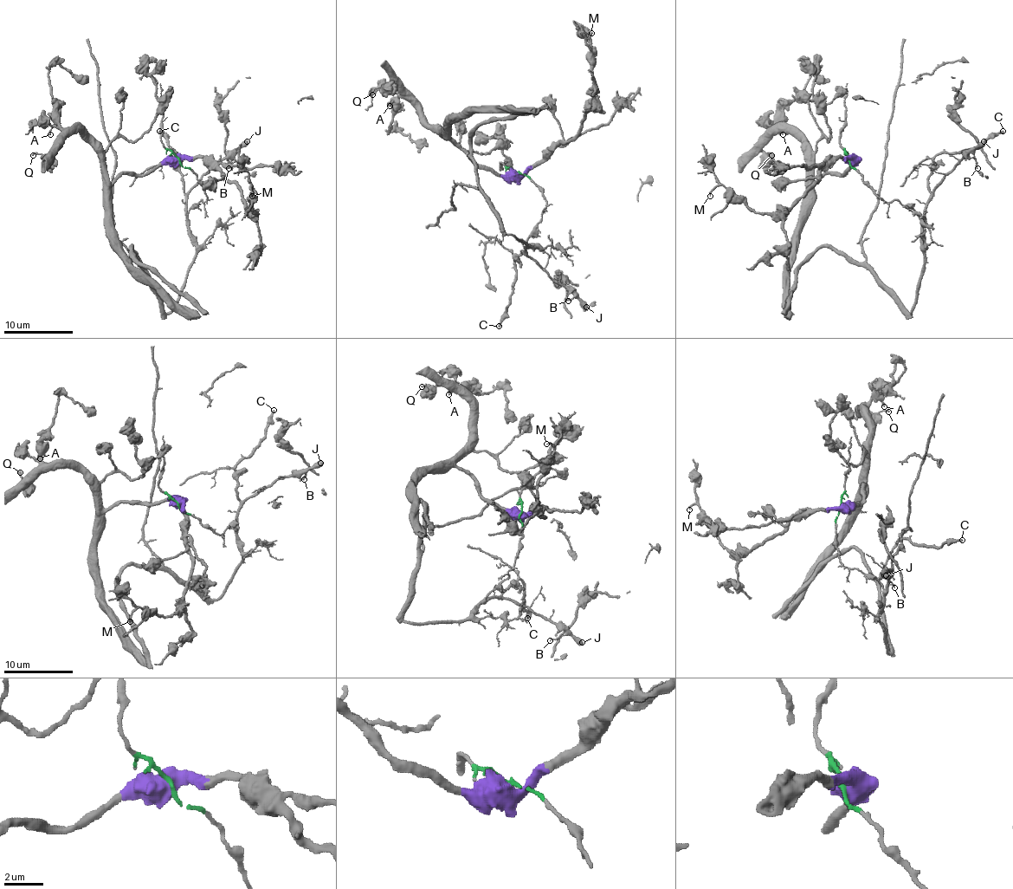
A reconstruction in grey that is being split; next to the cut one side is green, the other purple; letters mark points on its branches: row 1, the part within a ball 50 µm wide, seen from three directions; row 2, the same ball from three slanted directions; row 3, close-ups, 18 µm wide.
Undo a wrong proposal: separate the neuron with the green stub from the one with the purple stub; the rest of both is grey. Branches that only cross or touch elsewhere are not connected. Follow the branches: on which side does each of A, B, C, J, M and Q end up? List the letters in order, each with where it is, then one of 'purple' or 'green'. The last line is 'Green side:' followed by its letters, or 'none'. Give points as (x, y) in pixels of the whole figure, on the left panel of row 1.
A: at (50, 134); purple
B: at (229, 168); green
C: at (159, 131); green
J: at (247, 141); green
M: at (252, 196); purple
Q: at (33, 155); purple
Green side: B, C, J

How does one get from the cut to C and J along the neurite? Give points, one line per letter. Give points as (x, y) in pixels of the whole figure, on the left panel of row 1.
C: (177, 159), (196, 177), (207, 196), (205, 201), (202, 199), (188, 211), (188, 218), (176, 152), (158, 130)
J: (177, 159), (196, 177), (207, 196), (188, 211), (188, 218), (188, 191), (247, 140)

